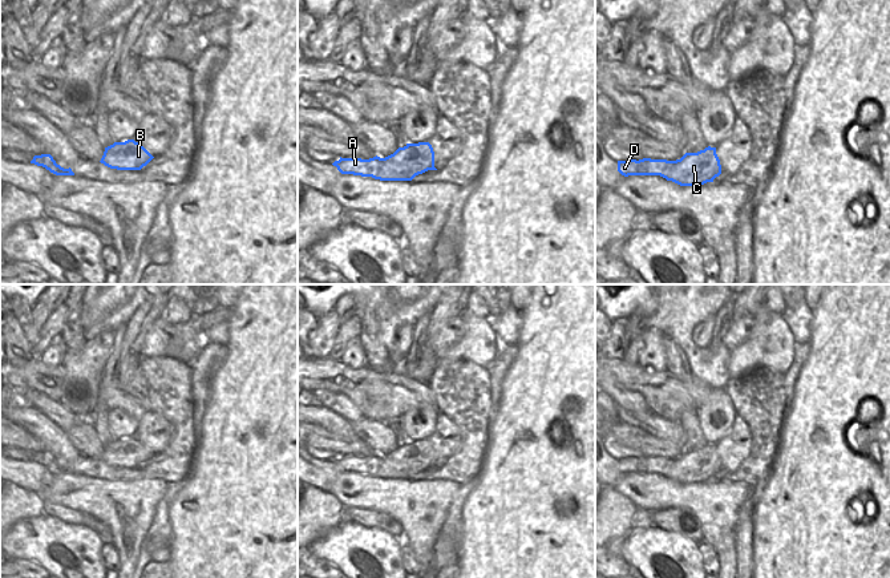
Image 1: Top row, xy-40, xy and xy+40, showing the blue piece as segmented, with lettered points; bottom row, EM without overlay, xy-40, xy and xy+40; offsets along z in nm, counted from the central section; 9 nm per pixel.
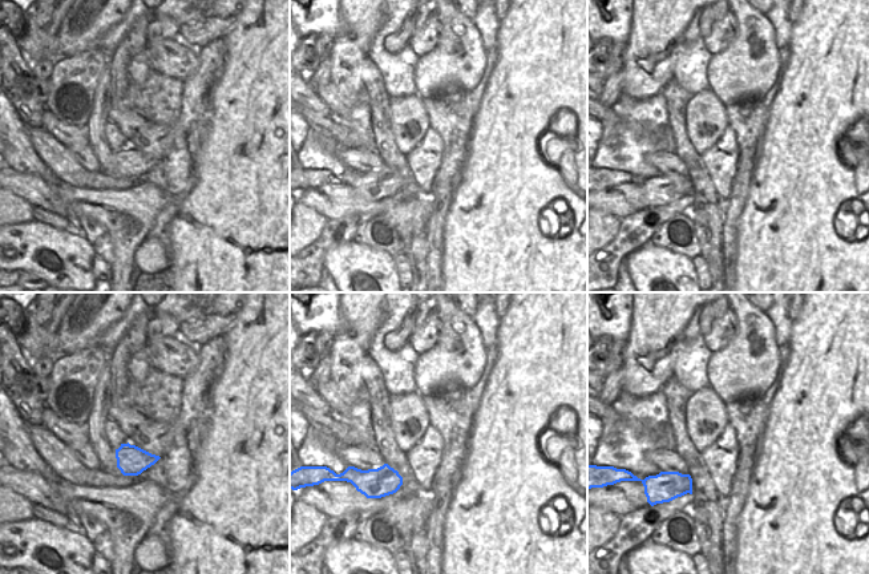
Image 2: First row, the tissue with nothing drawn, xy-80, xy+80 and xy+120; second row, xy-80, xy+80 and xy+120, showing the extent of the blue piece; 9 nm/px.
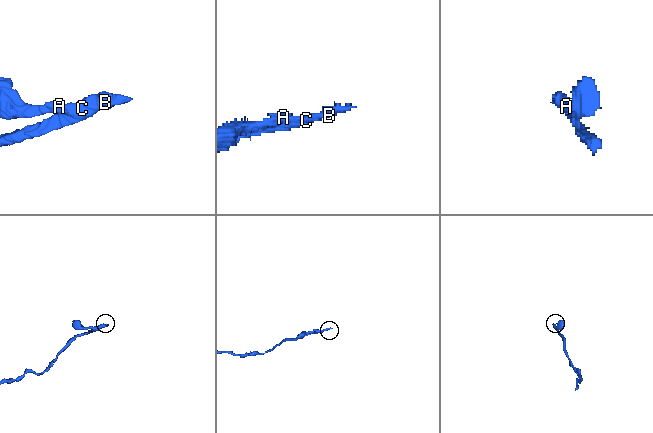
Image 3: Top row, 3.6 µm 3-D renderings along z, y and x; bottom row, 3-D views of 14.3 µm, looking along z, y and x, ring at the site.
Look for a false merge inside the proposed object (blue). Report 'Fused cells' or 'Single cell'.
Fused cells

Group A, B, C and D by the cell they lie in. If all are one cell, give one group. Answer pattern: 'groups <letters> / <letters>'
groups A D / B C

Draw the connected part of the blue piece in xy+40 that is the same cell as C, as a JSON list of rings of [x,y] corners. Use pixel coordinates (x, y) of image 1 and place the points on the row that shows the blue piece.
[[[708,146],[697,153],[685,153],[680,159],[676,159],[671,174],[663,178],[680,186],[695,186],[713,182],[720,174],[721,165],[716,147]]]

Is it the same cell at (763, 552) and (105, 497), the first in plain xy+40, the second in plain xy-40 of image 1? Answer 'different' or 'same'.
different

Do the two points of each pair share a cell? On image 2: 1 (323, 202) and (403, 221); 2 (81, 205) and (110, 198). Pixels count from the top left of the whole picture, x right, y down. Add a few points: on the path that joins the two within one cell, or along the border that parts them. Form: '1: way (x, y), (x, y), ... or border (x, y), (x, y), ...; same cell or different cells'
1: way (343, 202), (366, 207), (383, 207); same cell
2: way (88, 201), (104, 201); same cell

